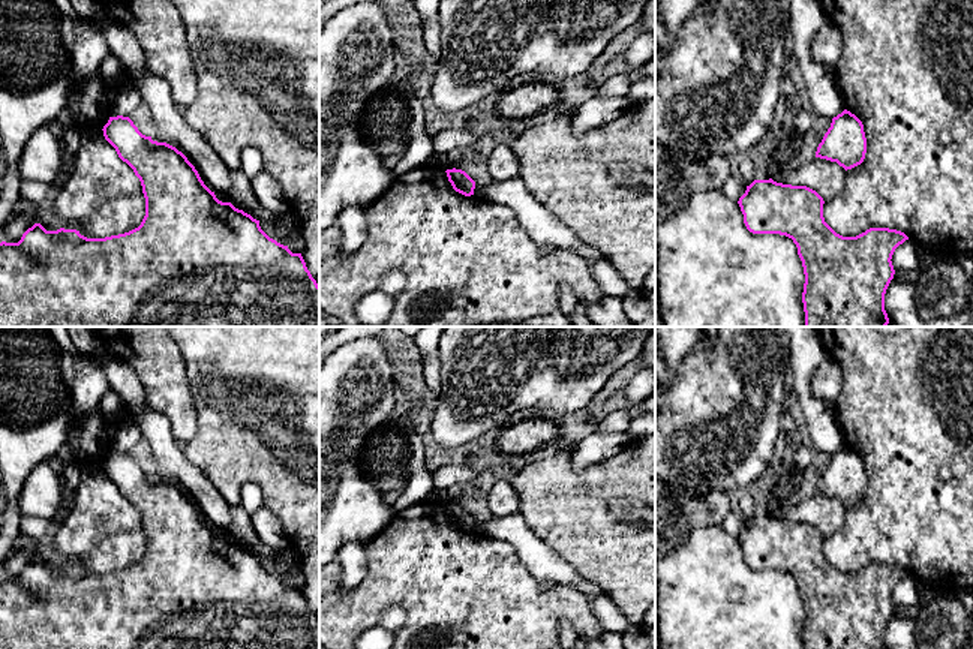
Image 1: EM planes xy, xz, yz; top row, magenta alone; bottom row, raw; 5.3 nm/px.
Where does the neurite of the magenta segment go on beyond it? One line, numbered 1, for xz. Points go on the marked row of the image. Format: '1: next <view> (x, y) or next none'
1: next none

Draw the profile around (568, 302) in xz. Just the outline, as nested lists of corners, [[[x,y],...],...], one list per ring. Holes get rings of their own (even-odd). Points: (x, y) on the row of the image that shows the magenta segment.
[[[567,288],[559,291],[559,310],[570,316],[577,307],[579,298]]]

